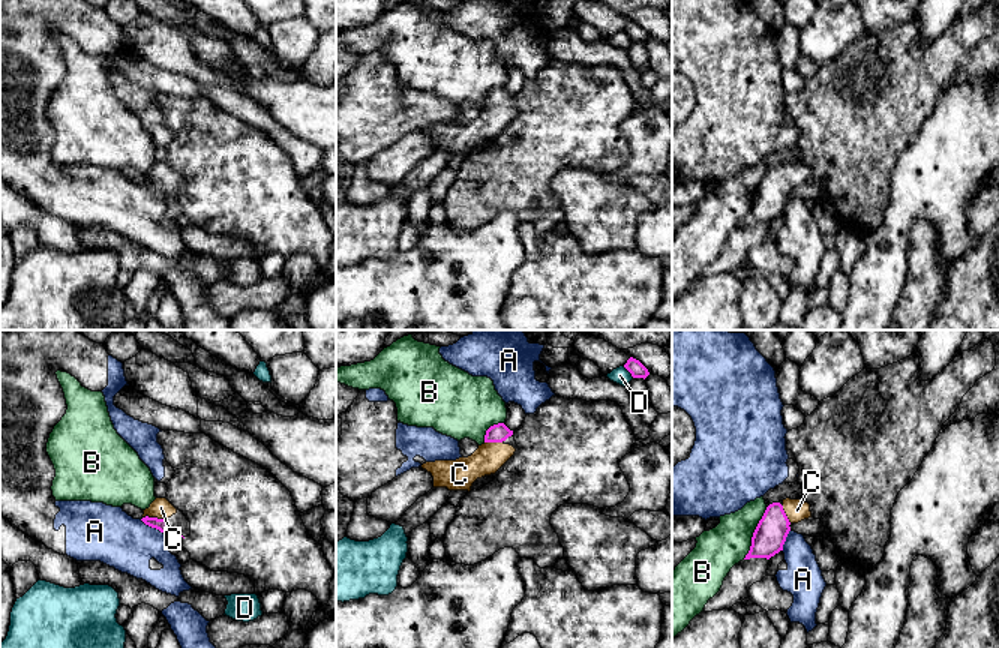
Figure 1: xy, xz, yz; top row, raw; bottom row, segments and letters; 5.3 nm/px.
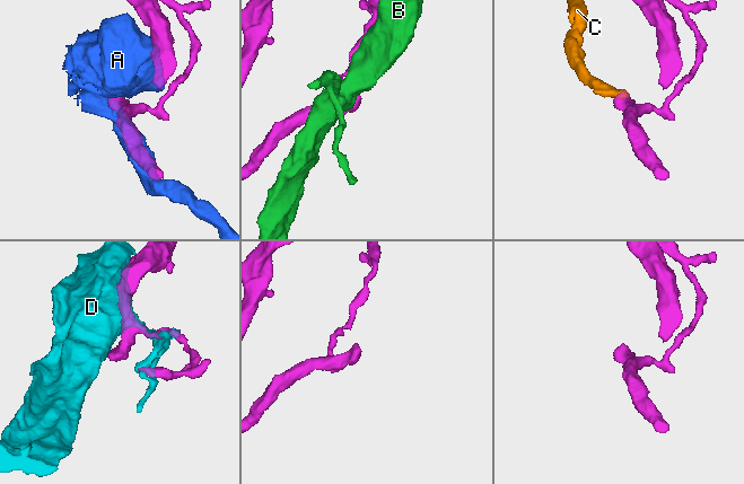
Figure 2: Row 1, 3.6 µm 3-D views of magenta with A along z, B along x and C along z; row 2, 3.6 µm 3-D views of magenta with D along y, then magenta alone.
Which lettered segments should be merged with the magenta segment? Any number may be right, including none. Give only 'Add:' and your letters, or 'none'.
Add: C

